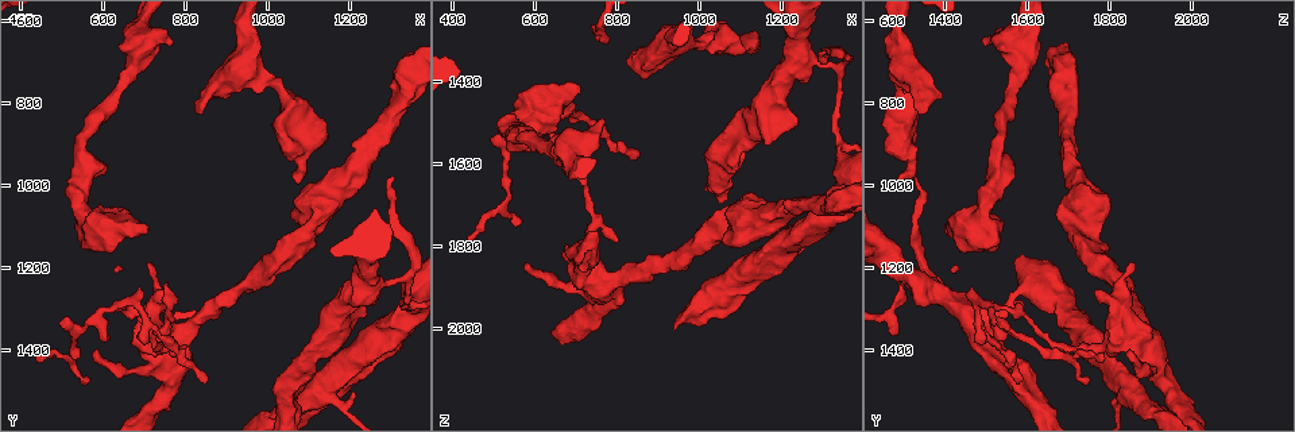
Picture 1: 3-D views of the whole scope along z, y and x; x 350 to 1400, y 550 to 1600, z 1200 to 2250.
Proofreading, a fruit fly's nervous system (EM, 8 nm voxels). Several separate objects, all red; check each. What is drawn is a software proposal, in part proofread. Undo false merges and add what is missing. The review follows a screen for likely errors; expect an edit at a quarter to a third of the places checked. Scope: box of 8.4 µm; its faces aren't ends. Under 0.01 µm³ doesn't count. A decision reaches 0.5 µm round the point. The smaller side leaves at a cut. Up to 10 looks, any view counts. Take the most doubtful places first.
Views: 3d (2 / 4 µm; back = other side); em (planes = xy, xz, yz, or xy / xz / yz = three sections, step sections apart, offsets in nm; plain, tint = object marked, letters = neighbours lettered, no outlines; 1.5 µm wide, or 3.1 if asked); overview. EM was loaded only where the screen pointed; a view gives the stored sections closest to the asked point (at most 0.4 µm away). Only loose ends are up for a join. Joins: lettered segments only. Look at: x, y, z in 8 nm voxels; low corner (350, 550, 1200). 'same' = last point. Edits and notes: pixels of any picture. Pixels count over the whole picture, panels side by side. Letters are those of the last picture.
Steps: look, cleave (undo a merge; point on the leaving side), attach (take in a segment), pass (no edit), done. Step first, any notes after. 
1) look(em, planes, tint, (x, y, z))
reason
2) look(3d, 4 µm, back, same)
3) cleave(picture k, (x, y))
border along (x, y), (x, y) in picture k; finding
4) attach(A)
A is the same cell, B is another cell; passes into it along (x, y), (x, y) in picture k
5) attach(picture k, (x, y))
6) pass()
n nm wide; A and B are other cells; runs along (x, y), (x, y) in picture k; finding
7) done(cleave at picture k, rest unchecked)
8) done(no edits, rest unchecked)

look(em, planes, letters, (845, 835, 1345))
branch stops here

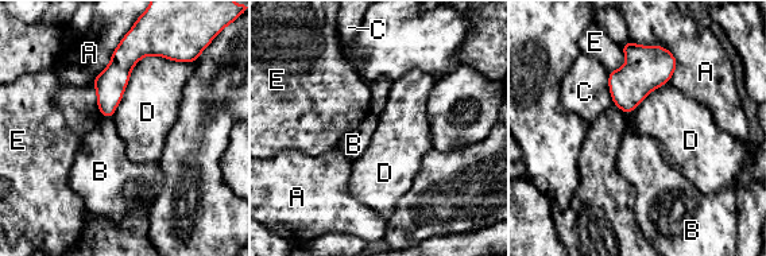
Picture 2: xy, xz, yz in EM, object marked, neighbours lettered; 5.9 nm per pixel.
pass()
A, B, C, D and E are other cells; border along (101, 116), (112, 119) in picture 2; no lettered segment goes on from it

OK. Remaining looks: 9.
look(em, 3.1 µm, planes, tint, (1070, 985, 1285))
an open end

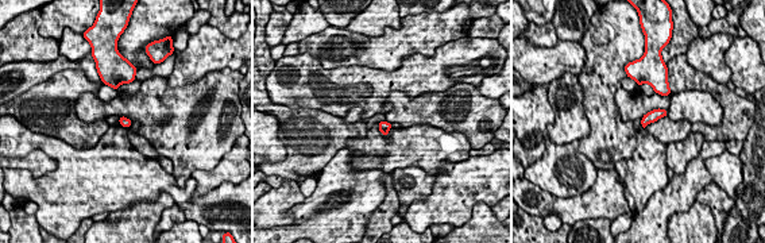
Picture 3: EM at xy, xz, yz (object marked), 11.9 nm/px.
look(em, 3.1 µm, planes, letters, same)
what lies round it

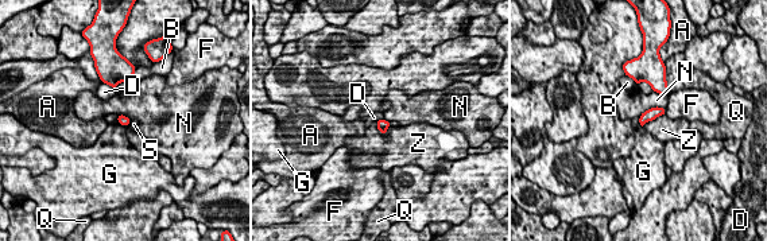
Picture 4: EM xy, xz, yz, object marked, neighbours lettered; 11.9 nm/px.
pass()
A, B, D, F, G, N, Q, S and Z are other cells; border along (101, 81), (115, 89) in picture 4; no lettered segment goes on from it

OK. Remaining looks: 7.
look(3d, 2 µm, (735, 1400, 1775))
sudden change in width

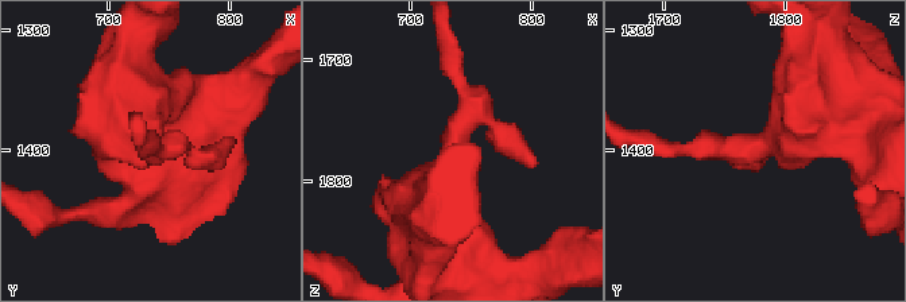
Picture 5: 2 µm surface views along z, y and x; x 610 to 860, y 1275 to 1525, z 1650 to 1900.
look(em, planes, letters, same)

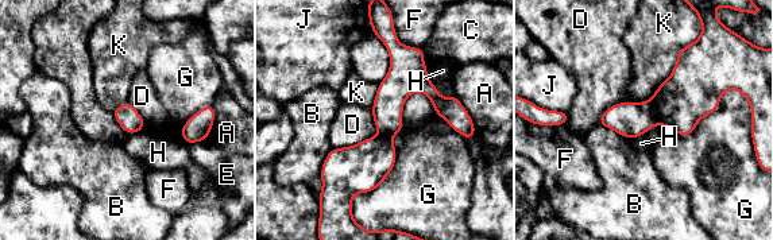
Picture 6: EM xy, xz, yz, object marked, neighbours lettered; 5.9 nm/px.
cleave(picture 6, (627, 119))
A, B, C, D, E, F, G, H, J and K are other cells; the part that leaves runs along (391, 38), (406, 68), (464, 132) in picture 6; two neurons meet here

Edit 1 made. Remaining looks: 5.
done(cleave at picture 6, rest unchecked)

